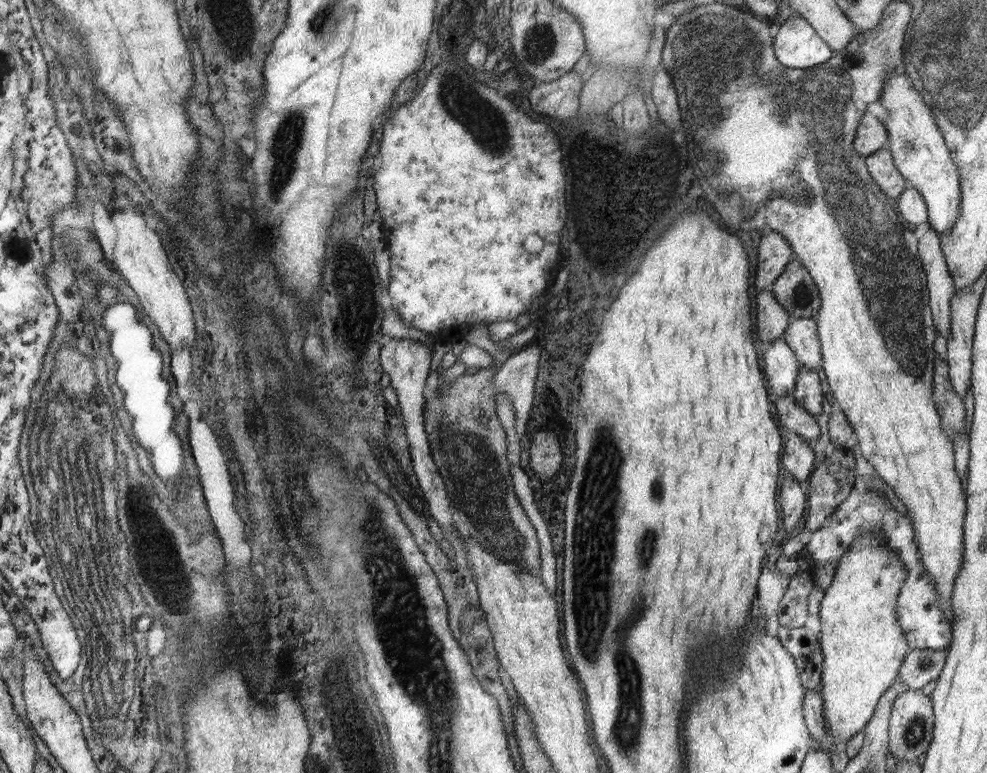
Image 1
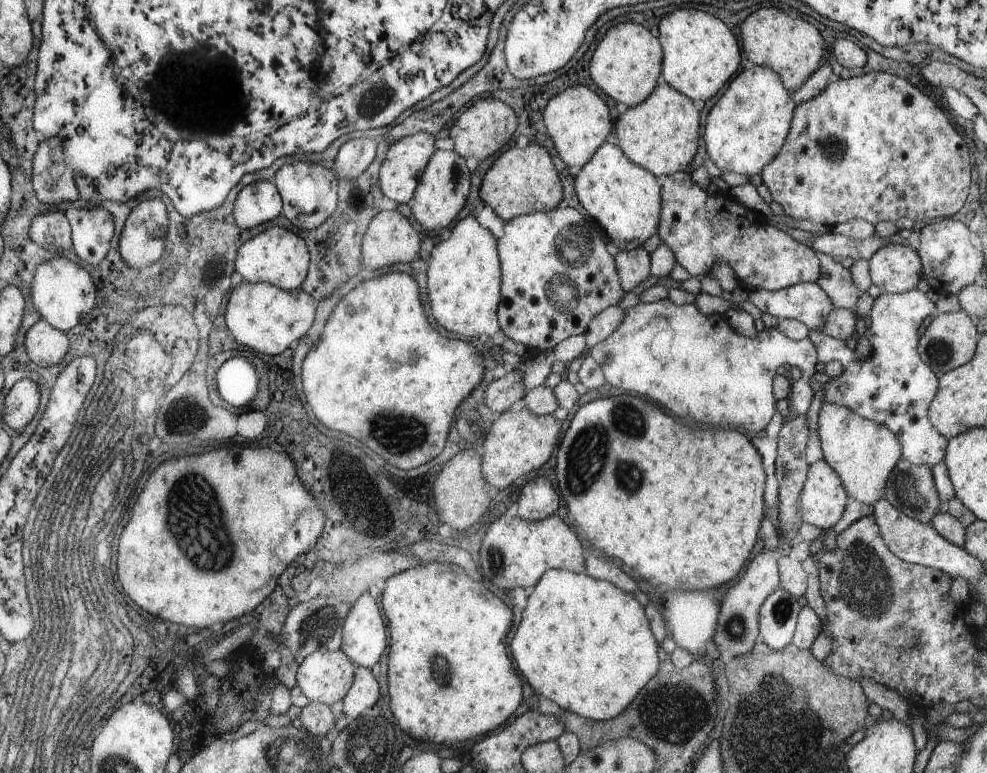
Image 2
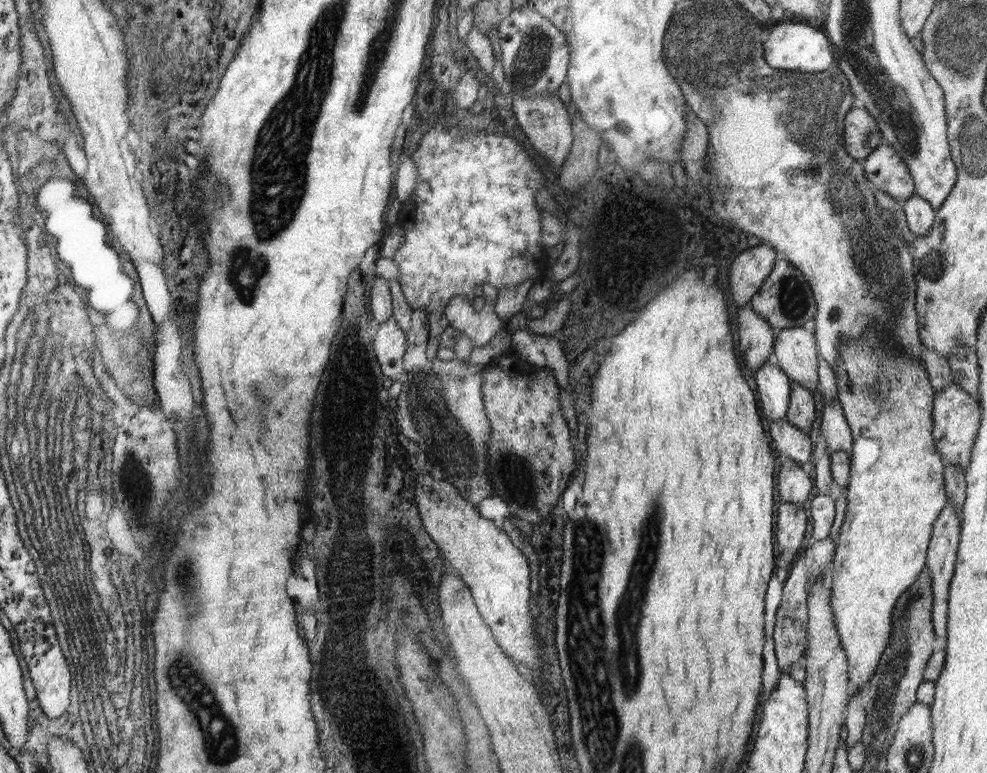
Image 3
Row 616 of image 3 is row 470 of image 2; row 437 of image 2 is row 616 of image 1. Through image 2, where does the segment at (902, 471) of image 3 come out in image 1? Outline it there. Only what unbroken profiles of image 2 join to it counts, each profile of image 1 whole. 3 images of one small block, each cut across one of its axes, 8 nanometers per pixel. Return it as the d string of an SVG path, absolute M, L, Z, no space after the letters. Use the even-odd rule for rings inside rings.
M862 532L838 560L832 585L824 593L818 618L821 621L819 644L823 658L821 697L824 700L825 726L832 748L864 730L882 694L892 687L900 664L909 655L909 644L897 619L897 599L905 584L906 566L895 558L876 532Z

